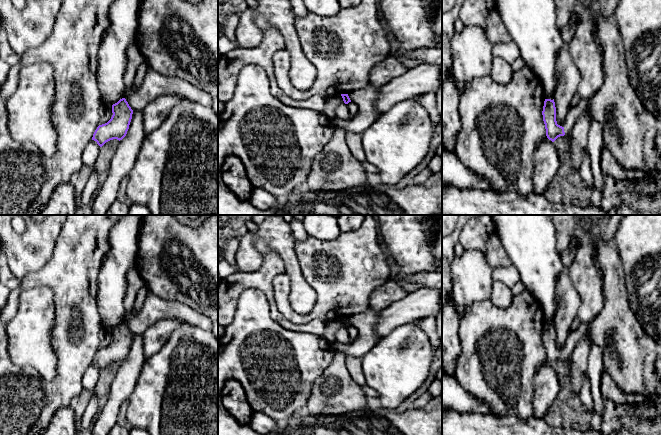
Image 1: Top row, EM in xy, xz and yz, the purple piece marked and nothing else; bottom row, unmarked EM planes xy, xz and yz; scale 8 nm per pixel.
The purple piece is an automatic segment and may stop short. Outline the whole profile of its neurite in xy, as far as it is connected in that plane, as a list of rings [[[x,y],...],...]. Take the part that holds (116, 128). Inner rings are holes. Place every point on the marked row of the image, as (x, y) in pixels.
[[[125,98],[112,105],[112,113],[111,119],[99,125],[93,134],[92,140],[96,141],[100,147],[113,139],[122,140],[129,129],[133,110]]]

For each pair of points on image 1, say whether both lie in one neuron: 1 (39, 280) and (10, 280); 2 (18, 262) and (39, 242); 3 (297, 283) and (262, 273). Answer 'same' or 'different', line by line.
1: different
2: same
3: different

